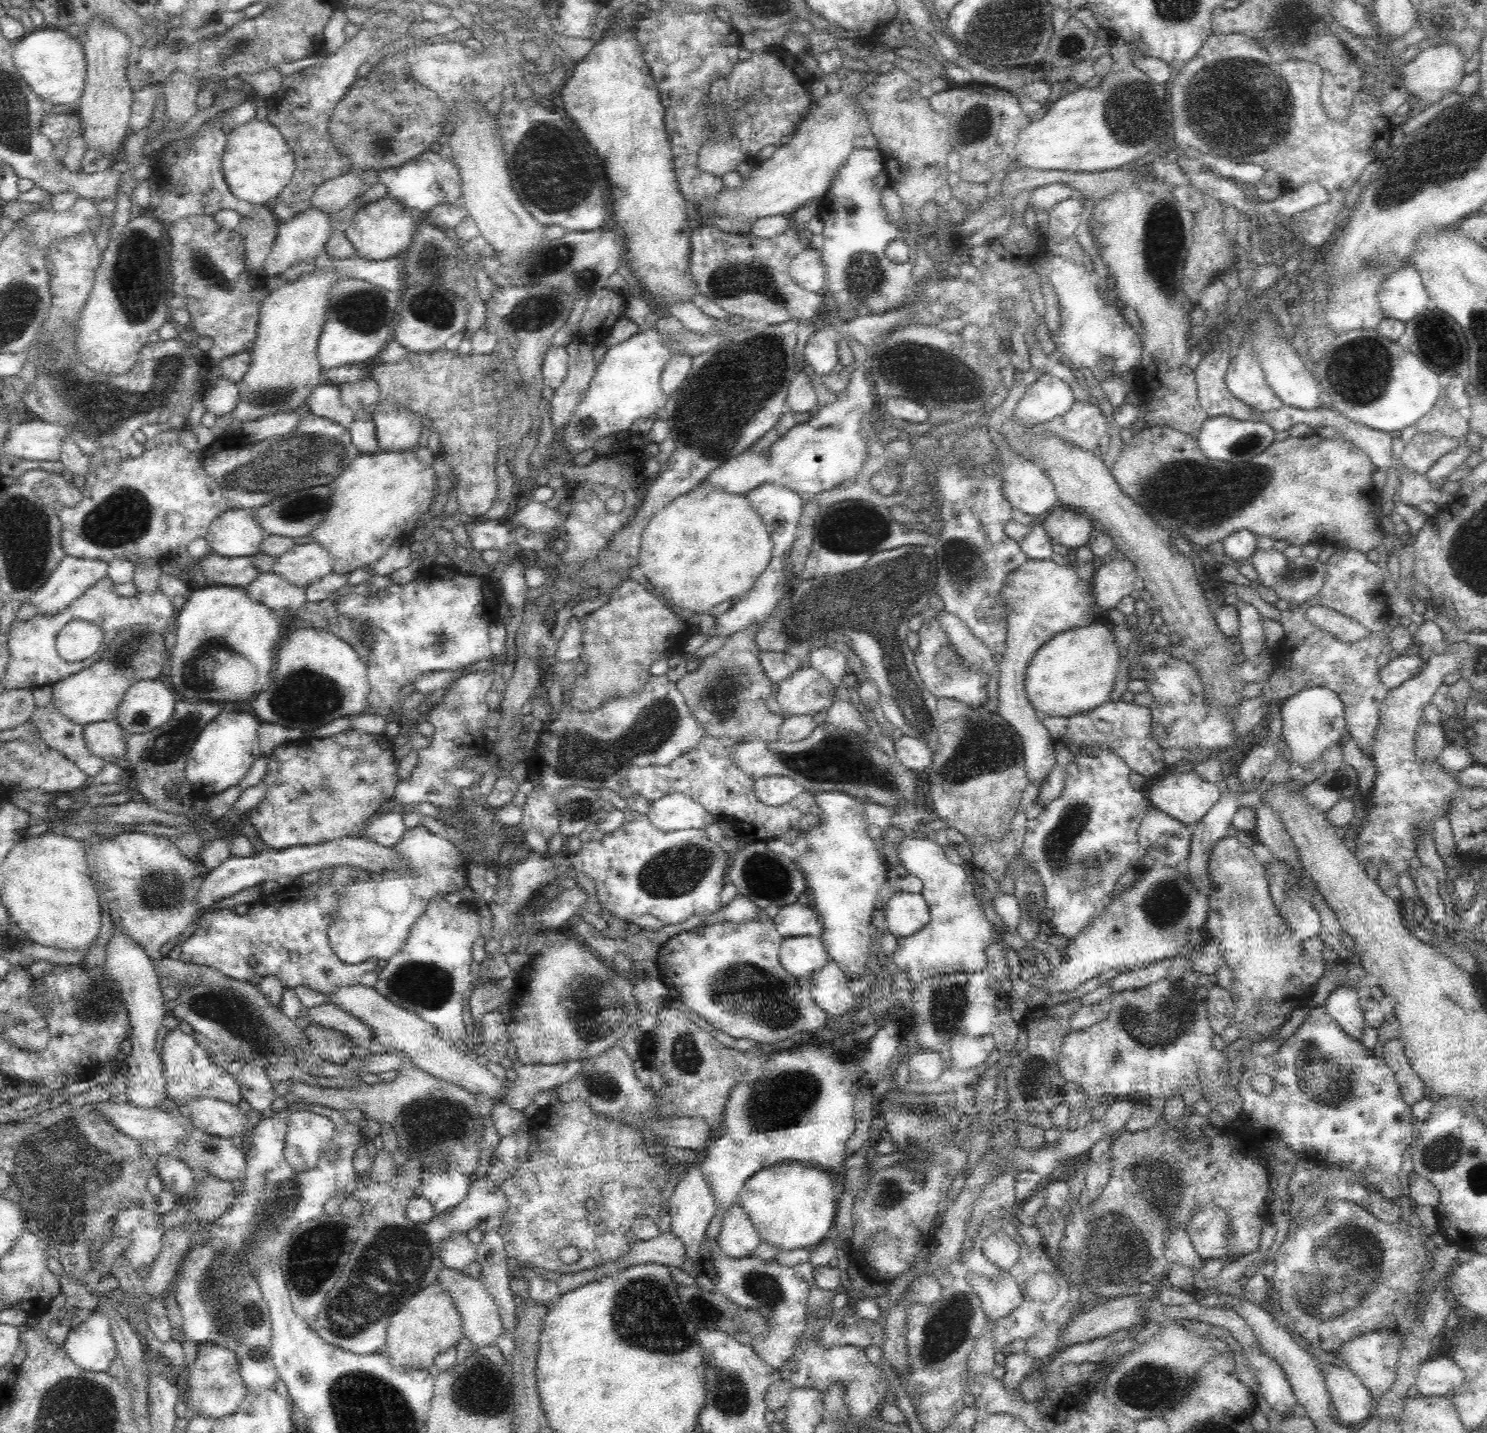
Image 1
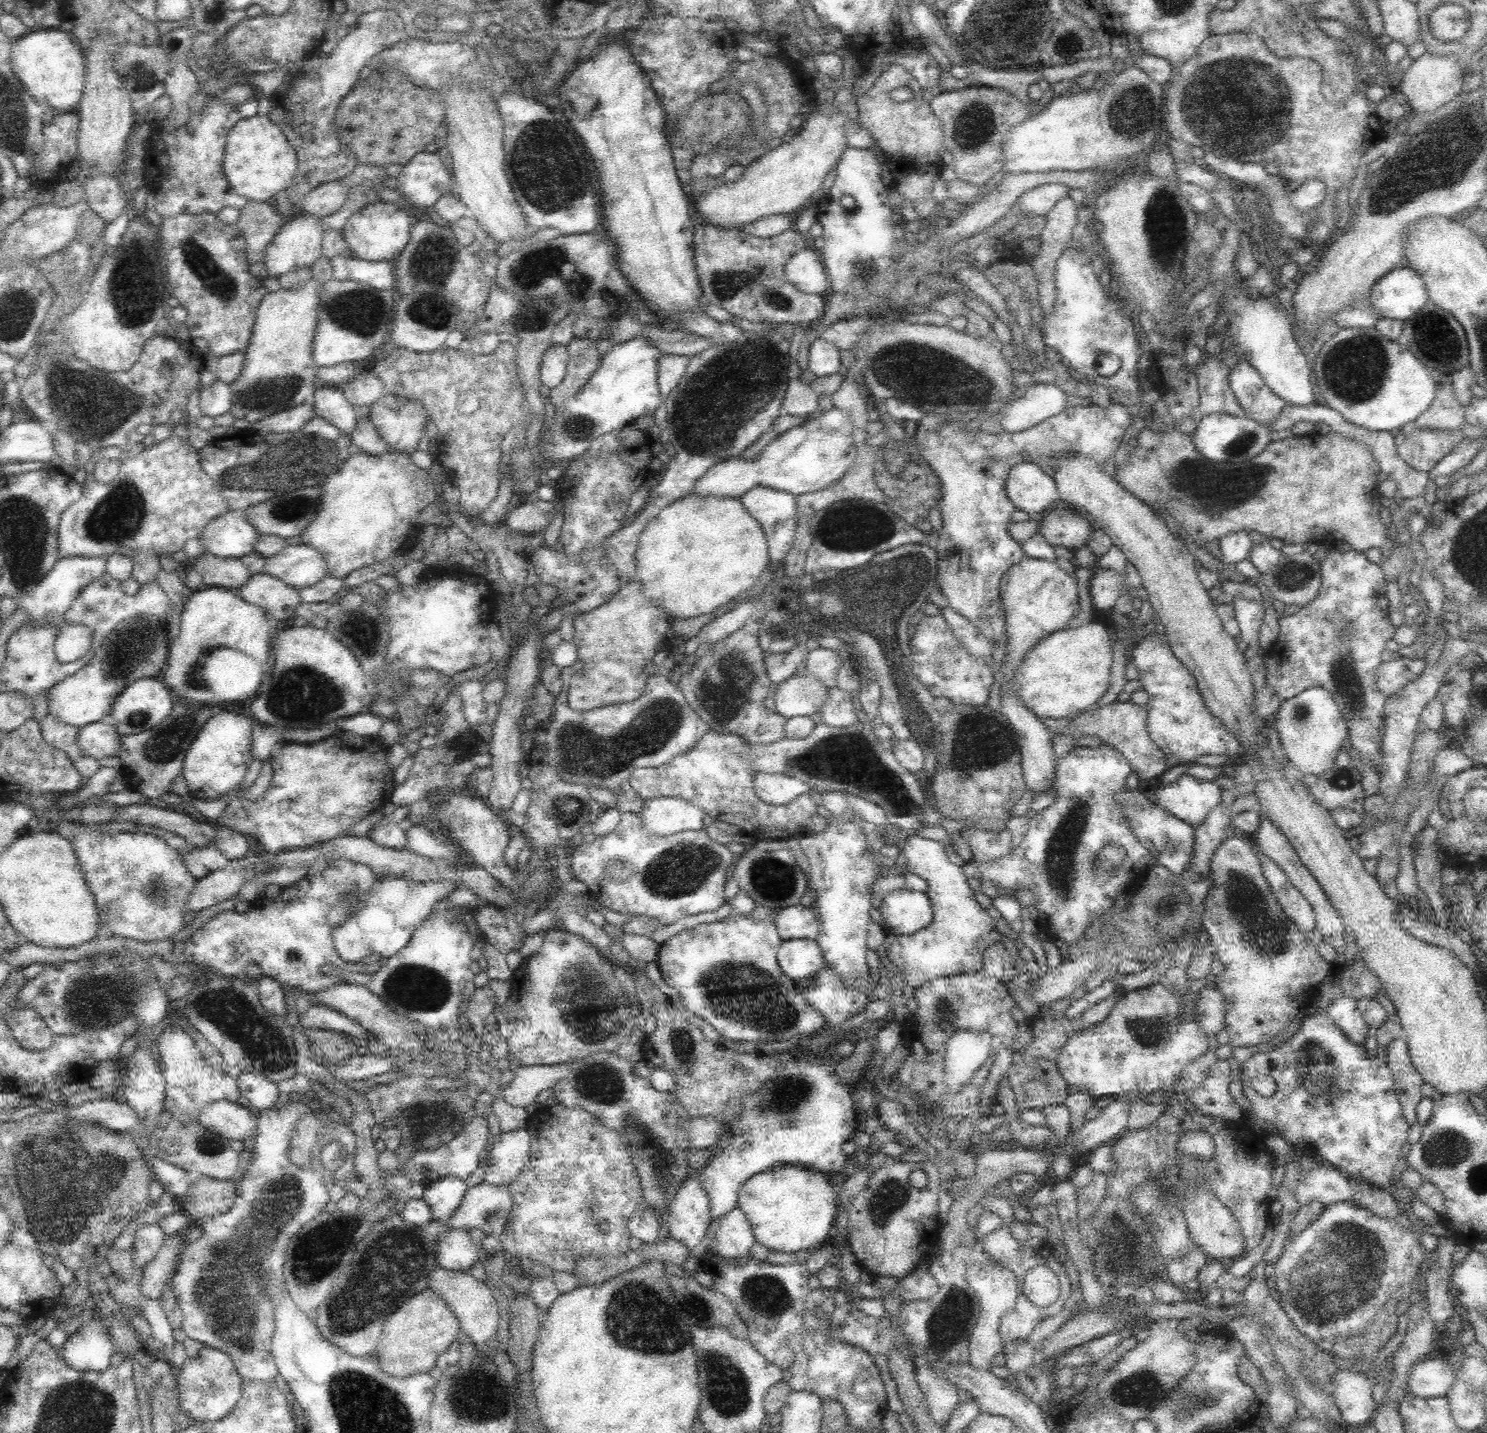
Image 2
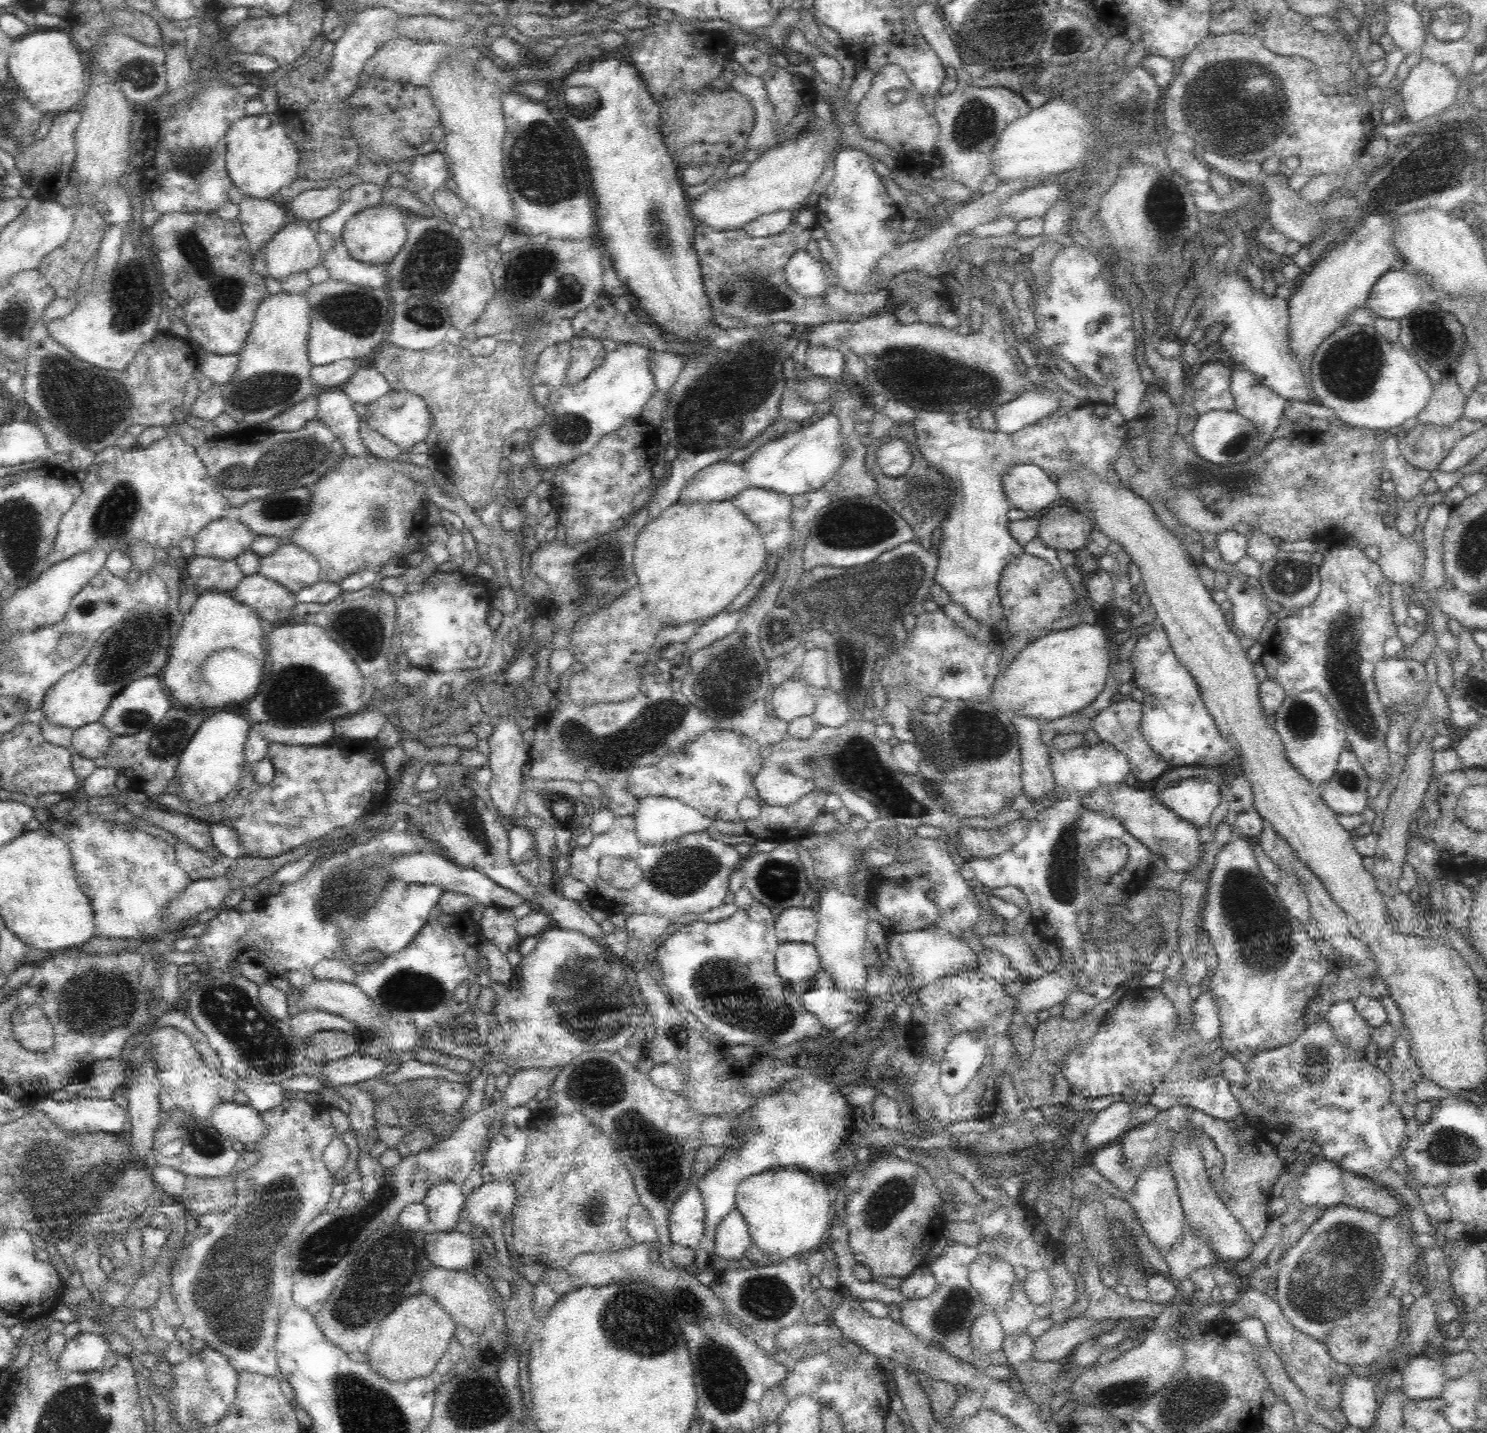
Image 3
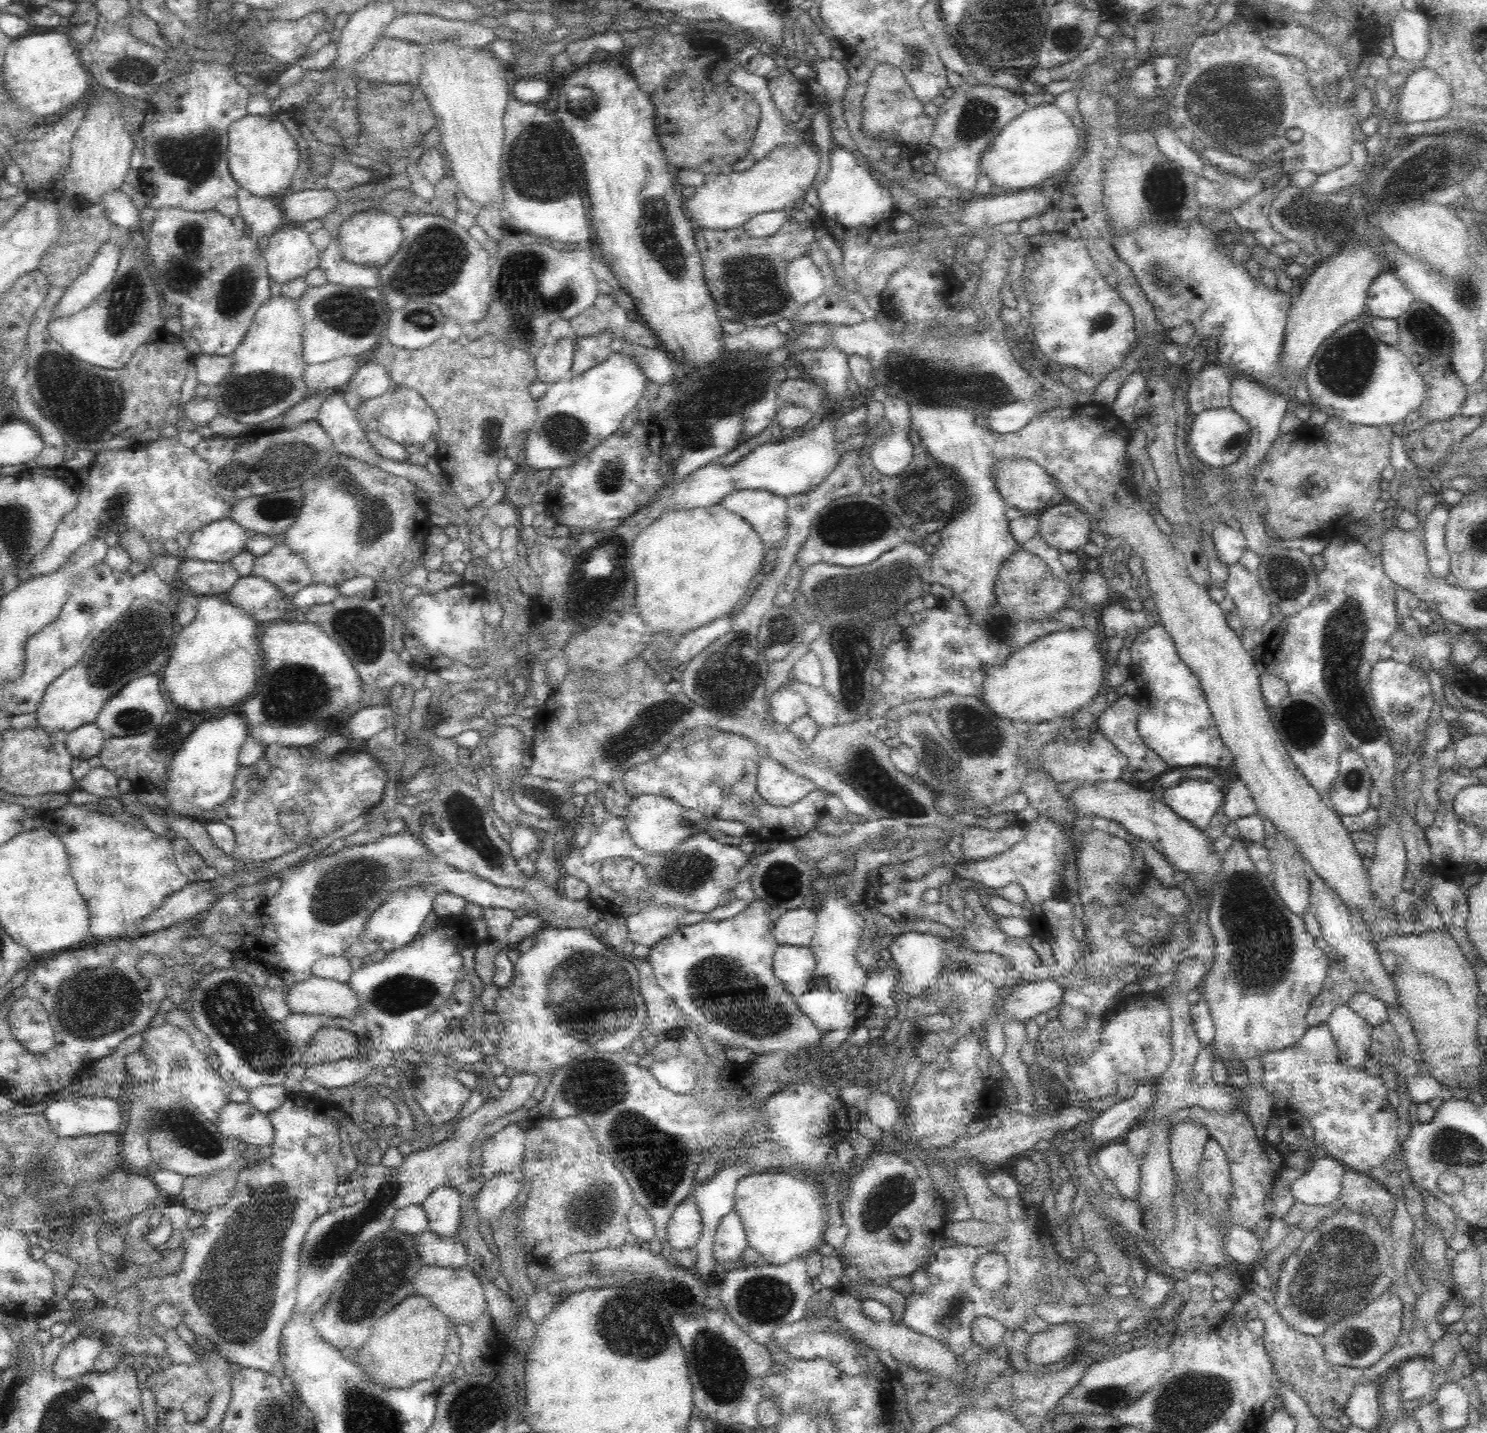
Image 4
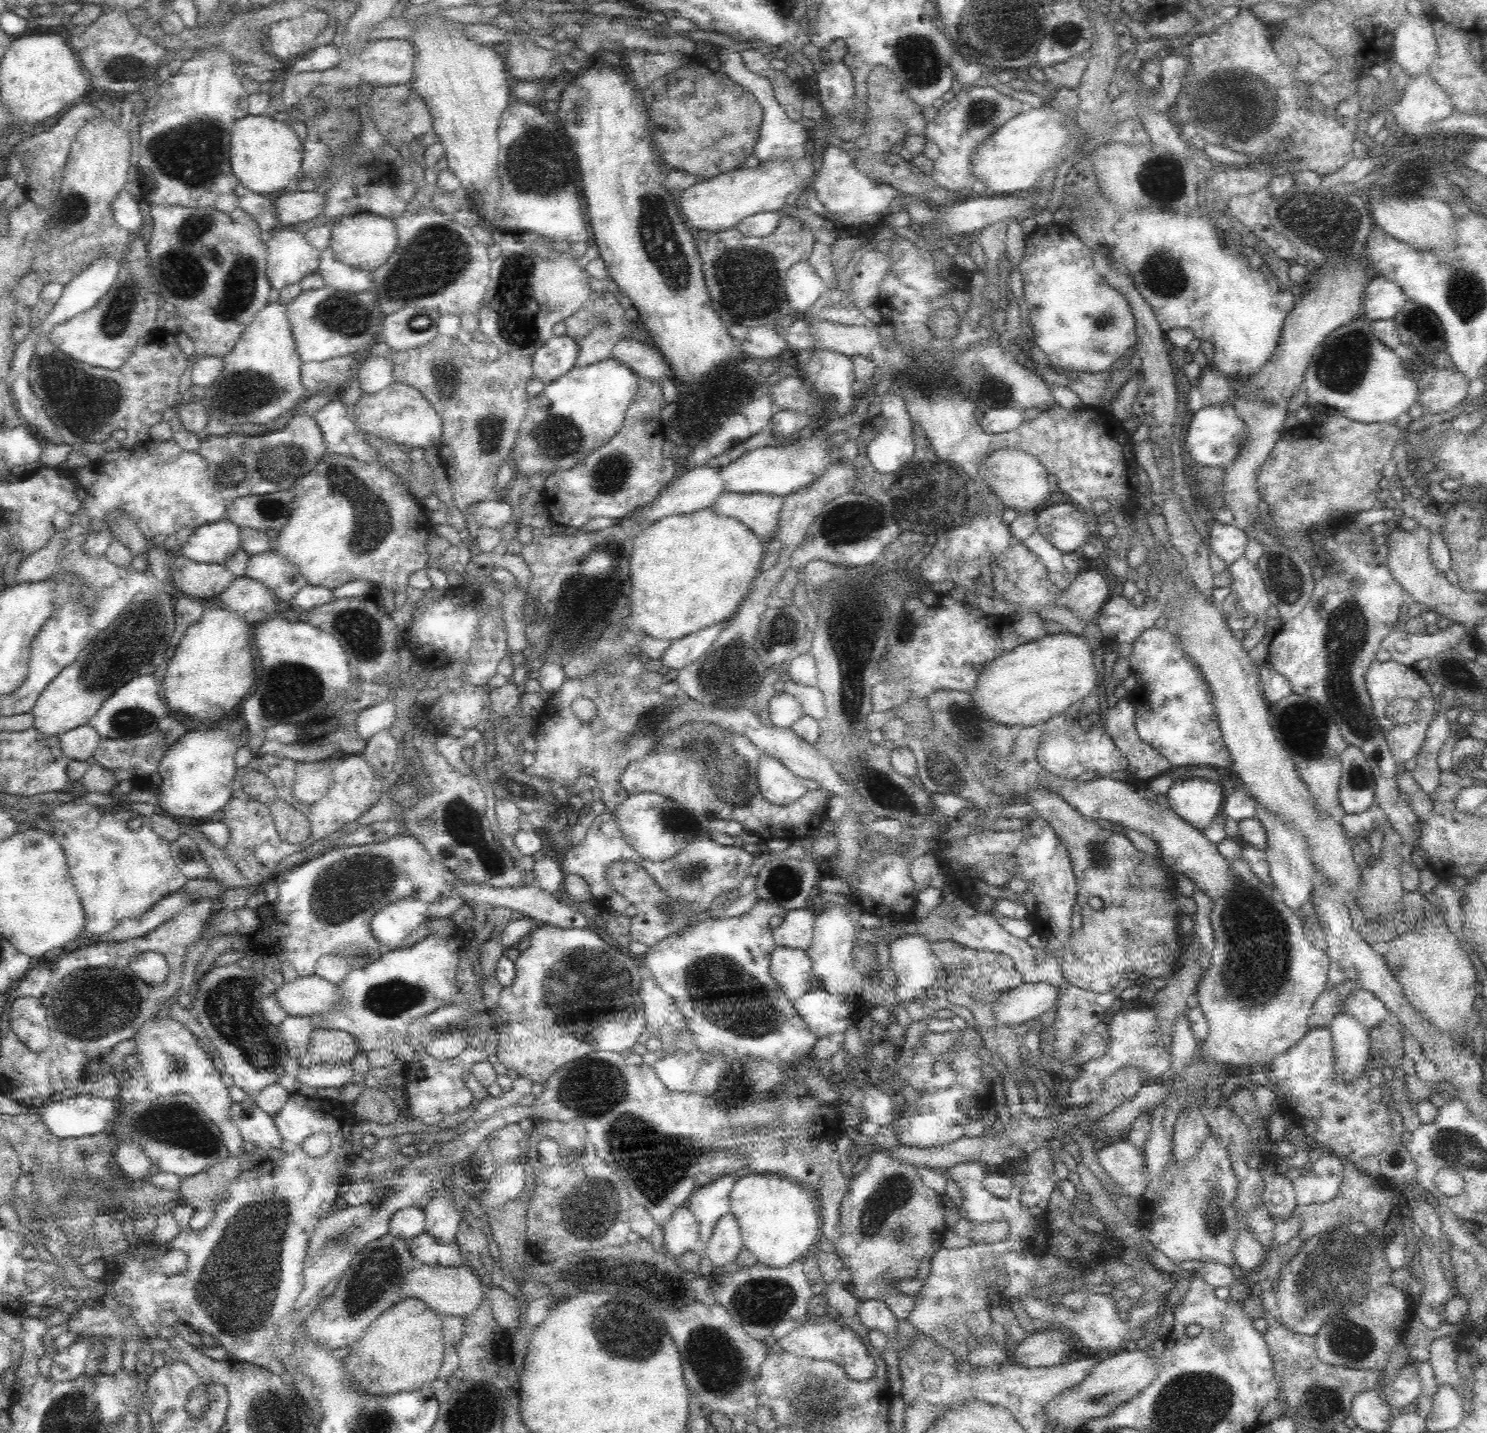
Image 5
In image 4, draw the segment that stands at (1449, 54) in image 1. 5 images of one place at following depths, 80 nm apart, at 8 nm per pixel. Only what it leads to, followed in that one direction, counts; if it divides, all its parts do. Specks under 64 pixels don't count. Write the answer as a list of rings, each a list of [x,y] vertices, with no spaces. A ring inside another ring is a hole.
[[[1426,67],[1414,68],[1399,87],[1396,116],[1406,123],[1436,120],[1452,108],[1452,88]]]

